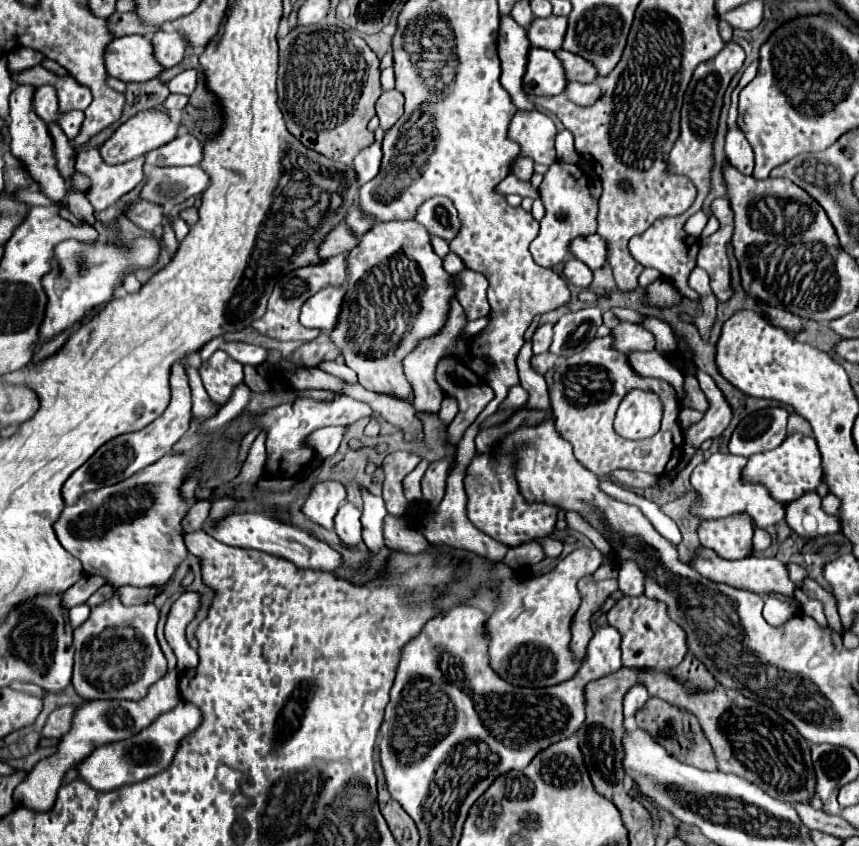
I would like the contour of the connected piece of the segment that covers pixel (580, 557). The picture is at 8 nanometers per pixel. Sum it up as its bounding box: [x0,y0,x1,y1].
[486,547,600,687]

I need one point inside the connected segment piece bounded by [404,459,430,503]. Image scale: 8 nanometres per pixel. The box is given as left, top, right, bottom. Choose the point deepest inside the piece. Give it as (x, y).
(412, 482)

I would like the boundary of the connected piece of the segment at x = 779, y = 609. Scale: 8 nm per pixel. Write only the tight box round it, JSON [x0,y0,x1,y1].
[764,597,800,625]

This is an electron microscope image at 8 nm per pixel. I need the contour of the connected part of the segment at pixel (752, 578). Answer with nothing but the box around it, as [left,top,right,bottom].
[692,547,794,597]

